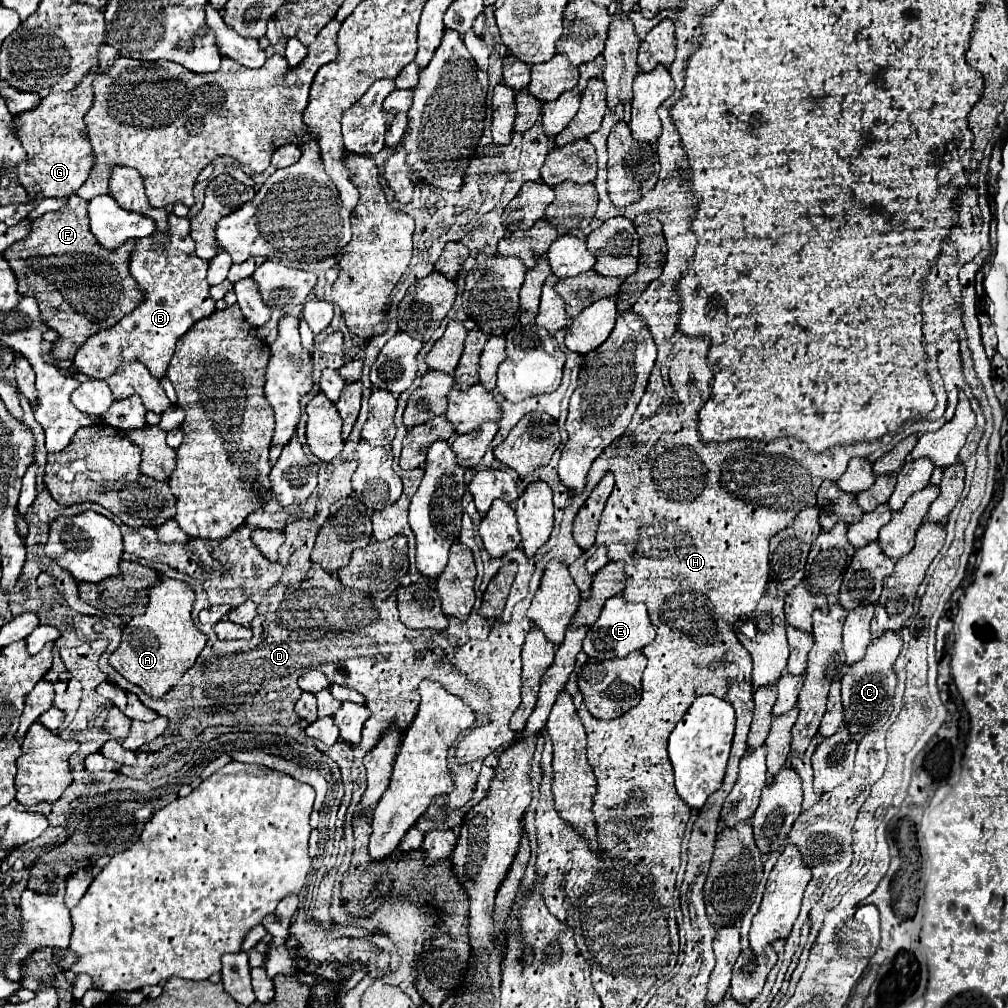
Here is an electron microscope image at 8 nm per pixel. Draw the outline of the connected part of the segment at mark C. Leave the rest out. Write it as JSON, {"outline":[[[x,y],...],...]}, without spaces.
{"outline":[[[885,632],[881,638],[873,640],[867,648],[867,654],[861,662],[847,668],[841,678],[841,702],[843,702],[843,720],[849,728],[849,734],[869,734],[879,730],[891,714],[891,696],[897,686],[897,676],[893,672],[893,662],[901,650],[903,642],[895,632]]]}

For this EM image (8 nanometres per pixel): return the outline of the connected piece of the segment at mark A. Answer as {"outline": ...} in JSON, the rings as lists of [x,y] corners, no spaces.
{"outline":[[[159,578],[151,588],[147,588],[149,602],[141,616],[133,616],[121,634],[119,648],[109,656],[109,664],[129,682],[141,686],[149,696],[159,698],[169,688],[173,688],[183,672],[195,664],[195,658],[203,650],[207,638],[201,634],[193,620],[191,608],[195,592],[181,580]]]}

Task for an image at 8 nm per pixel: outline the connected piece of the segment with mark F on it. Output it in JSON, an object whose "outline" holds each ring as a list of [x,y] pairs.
{"outline":[[[71,196],[65,208],[57,212],[47,212],[41,218],[33,220],[31,232],[11,244],[7,252],[3,252],[3,258],[9,262],[11,270],[17,276],[19,292],[27,296],[35,296],[39,300],[39,308],[43,312],[43,320],[49,322],[49,328],[57,330],[61,340],[53,344],[53,356],[55,358],[73,358],[77,348],[83,344],[83,340],[103,328],[111,328],[117,324],[123,314],[131,312],[139,300],[143,300],[139,288],[135,288],[135,280],[131,280],[131,274],[127,274],[127,256],[131,256],[133,240],[117,248],[115,252],[103,252],[99,244],[95,244],[91,230],[89,230],[89,218],[87,218],[87,200],[79,196]]]}

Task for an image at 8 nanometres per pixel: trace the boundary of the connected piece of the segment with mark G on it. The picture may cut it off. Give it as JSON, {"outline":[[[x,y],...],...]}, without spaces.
{"outline":[[[87,74],[73,90],[49,94],[41,100],[39,108],[15,116],[21,144],[27,150],[27,160],[19,164],[19,182],[27,188],[29,194],[39,188],[47,198],[67,196],[83,184],[83,178],[87,178],[87,172],[93,166],[93,154],[83,116],[93,100],[91,82],[93,74]]]}

